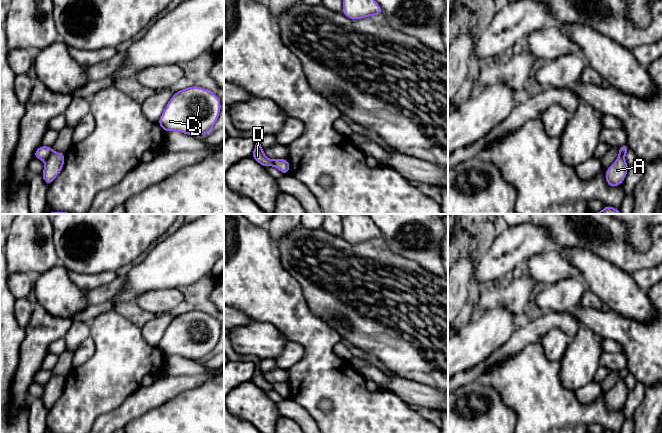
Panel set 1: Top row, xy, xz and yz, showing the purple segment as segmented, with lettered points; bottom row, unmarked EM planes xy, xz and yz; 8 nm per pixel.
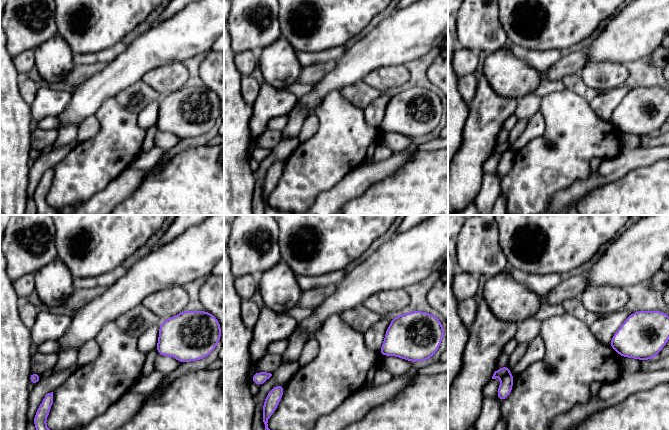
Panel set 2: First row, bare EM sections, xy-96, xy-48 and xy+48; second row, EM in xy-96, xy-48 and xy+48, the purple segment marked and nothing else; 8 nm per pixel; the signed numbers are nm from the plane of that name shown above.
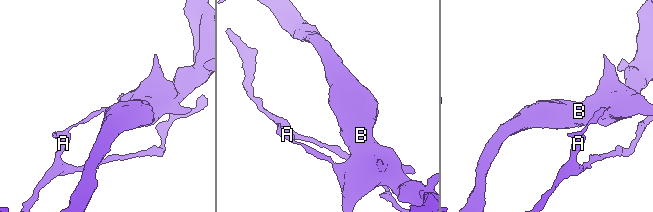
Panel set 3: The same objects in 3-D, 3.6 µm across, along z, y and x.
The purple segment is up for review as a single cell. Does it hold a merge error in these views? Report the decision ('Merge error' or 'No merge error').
Merge error

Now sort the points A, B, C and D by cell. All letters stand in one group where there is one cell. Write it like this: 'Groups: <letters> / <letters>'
Groups: A / B C D

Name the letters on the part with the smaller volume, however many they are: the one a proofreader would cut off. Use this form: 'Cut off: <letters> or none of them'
Cut off: A

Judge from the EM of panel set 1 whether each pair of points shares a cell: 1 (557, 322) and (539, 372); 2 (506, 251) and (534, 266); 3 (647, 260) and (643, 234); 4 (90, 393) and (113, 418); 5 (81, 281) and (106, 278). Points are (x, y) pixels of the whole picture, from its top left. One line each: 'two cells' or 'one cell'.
1: two cells
2: two cells
3: two cells
4: two cells
5: one cell

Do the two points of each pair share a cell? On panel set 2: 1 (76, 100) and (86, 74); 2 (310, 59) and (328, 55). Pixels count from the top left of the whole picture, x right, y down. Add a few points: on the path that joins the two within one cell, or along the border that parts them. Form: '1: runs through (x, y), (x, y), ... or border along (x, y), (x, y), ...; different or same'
1: border along (103, 69), (77, 86); different
2: runs through (314, 57), (324, 56); same

